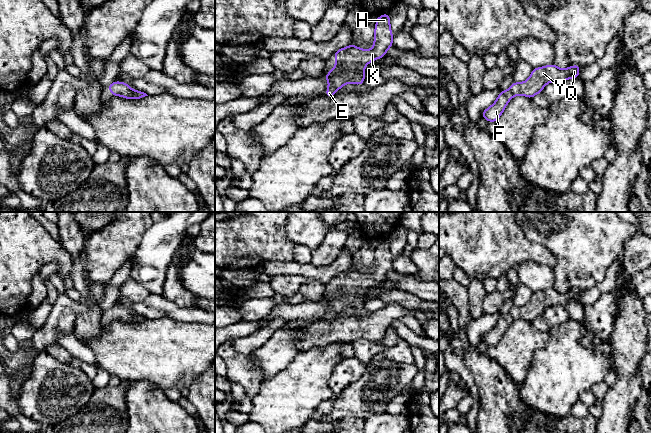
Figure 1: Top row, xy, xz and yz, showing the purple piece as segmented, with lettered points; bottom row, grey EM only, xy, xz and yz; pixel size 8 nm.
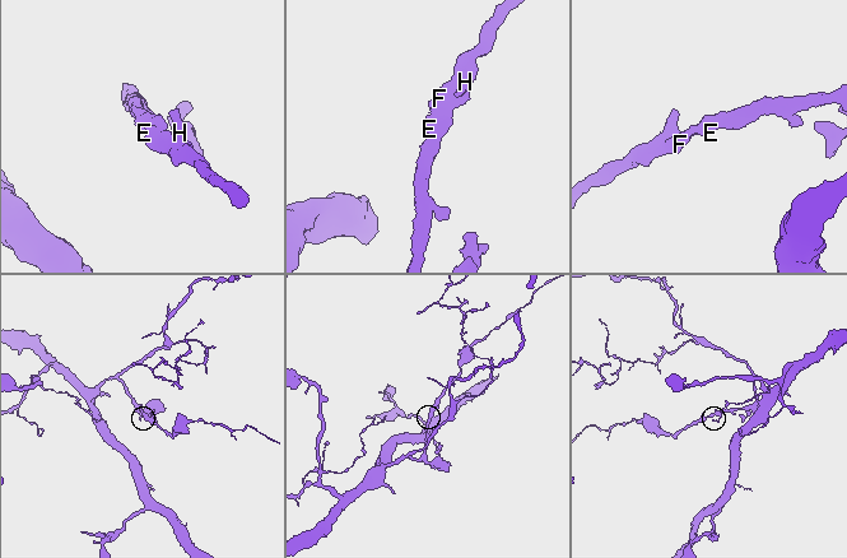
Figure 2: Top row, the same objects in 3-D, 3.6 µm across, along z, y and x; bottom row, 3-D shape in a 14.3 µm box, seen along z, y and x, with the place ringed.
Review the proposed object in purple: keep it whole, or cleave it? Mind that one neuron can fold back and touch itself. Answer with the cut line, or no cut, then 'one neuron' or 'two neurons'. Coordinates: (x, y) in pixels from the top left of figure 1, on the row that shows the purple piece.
no cut | one neuron

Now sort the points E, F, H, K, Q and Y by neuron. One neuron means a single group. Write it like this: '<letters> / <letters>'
E F H K Q Y

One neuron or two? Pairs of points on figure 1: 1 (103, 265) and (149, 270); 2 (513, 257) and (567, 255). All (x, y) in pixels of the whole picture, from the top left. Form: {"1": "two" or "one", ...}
{"1": "two", "2": "two"}

